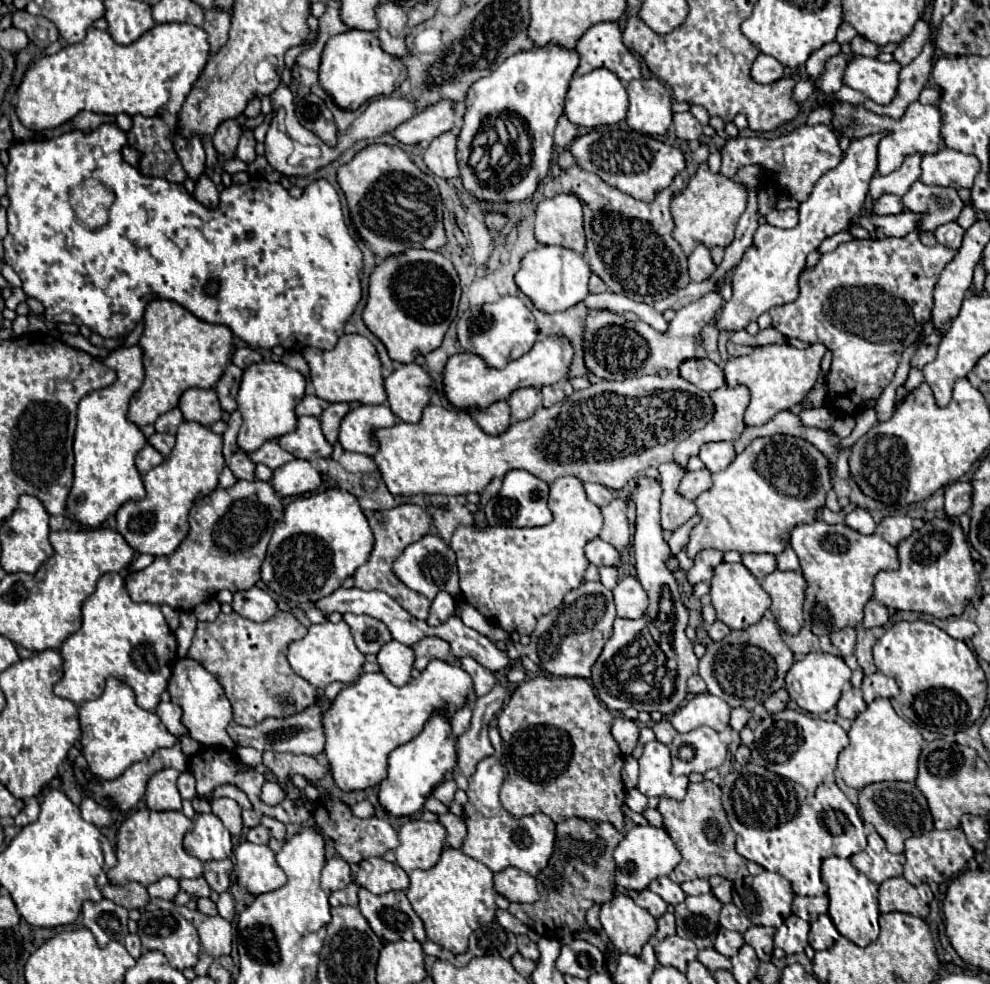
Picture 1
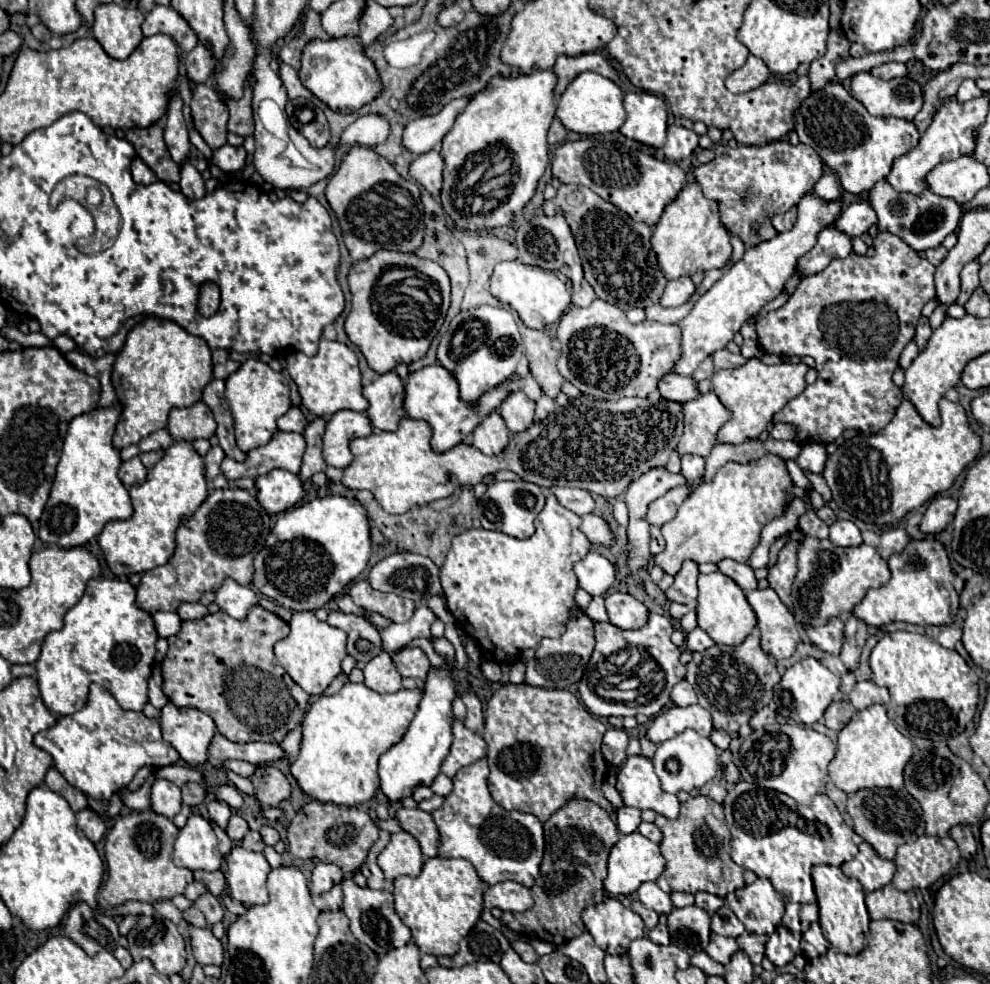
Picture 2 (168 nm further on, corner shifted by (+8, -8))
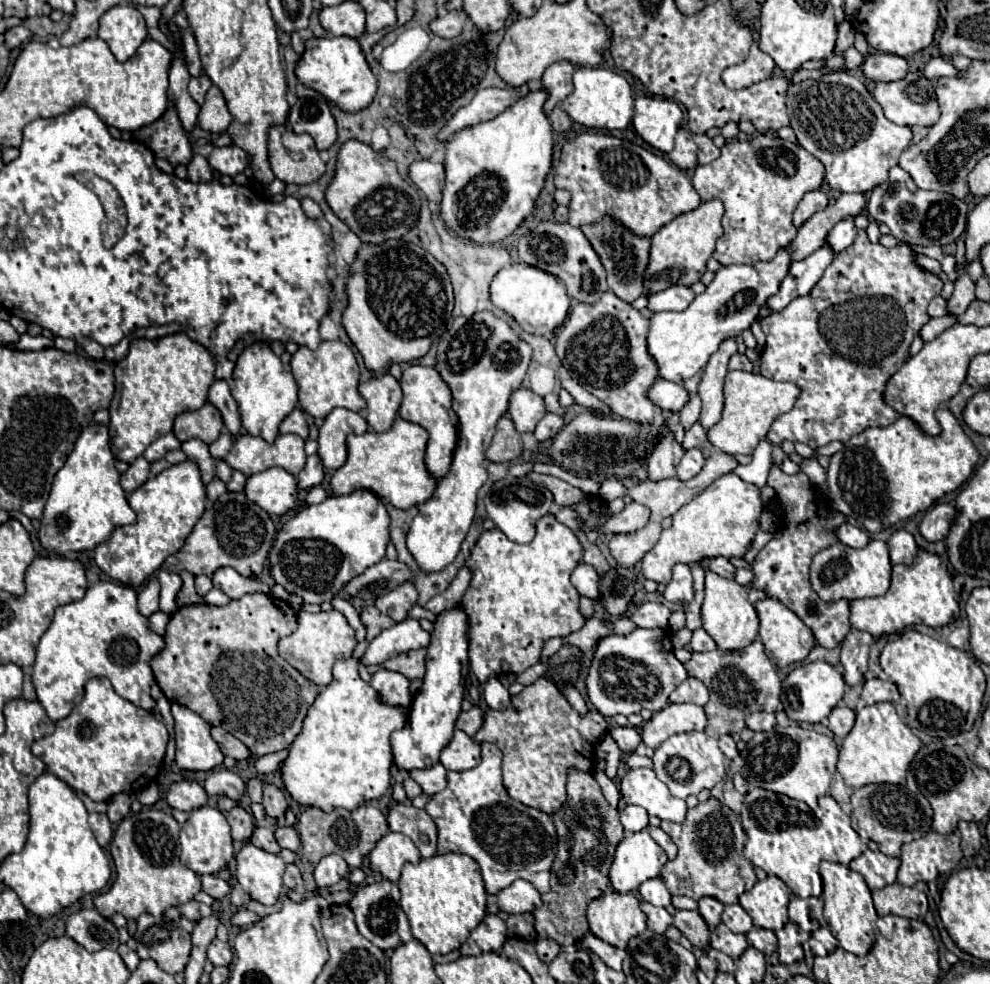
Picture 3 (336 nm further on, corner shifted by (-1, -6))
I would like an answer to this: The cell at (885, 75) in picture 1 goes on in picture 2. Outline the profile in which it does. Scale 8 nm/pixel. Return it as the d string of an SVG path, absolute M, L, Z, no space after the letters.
M860 72L850 82L852 96L864 104L872 116L914 120L922 108L922 88L916 80L904 76L894 80L874 78L870 72Z

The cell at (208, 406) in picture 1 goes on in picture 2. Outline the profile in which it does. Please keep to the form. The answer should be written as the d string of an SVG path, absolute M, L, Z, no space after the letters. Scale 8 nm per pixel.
M196 402L188 408L172 408L168 416L168 432L176 442L210 438L216 432L212 410L204 402Z

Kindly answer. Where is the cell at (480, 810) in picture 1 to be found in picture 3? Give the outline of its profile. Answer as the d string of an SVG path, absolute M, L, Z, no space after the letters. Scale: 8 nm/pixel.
M489 742L481 744L481 762L479 766L465 770L465 772L447 772L447 788L437 792L431 802L425 806L427 814L433 818L439 830L439 842L437 852L439 854L467 854L475 858L481 866L481 874L485 880L485 890L489 894L497 894L509 884L513 884L517 878L523 878L531 882L541 894L549 890L549 870L557 852L557 836L555 826L549 814L529 808L521 802L515 802L509 798L503 782L501 782L501 750Z

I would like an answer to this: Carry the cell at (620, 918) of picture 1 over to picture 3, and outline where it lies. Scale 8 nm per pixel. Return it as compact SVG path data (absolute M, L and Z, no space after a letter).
M605 892L589 904L587 920L591 932L615 948L627 948L631 938L647 930L647 918L633 894Z

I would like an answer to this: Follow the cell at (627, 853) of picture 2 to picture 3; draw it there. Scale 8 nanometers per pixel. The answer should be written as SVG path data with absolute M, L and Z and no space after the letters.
M647 830L625 834L617 846L609 880L617 892L633 892L645 880L657 878L665 862L665 850L649 836Z

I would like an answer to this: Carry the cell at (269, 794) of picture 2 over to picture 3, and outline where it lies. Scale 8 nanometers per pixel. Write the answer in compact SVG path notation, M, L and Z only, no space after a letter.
M265 784L265 790L263 790L263 806L265 806L265 812L271 818L283 816L285 810L287 810L287 800L285 800L283 790L279 790L275 784Z

